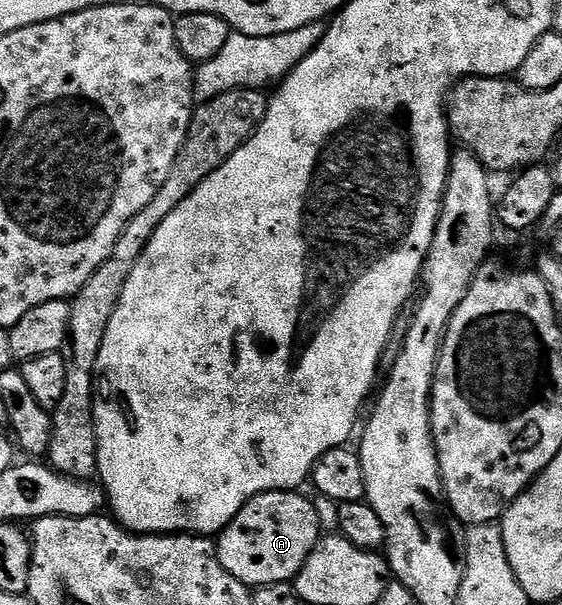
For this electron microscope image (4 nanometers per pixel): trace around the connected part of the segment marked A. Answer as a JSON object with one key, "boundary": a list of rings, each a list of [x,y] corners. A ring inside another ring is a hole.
{"boundary":[[[299,491],[263,492],[250,498],[242,510],[219,533],[214,551],[227,572],[249,589],[274,582],[292,582],[322,539],[316,505]]]}

